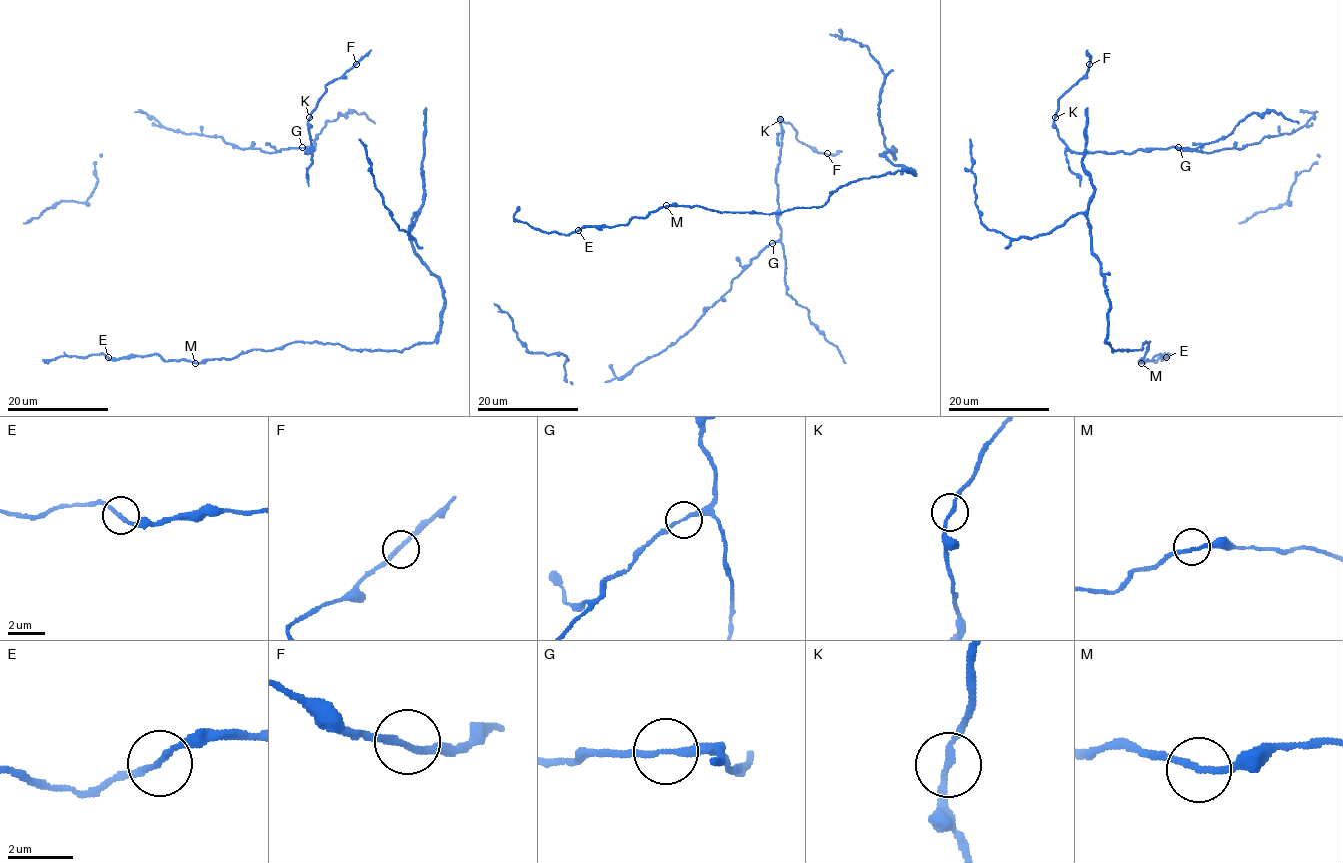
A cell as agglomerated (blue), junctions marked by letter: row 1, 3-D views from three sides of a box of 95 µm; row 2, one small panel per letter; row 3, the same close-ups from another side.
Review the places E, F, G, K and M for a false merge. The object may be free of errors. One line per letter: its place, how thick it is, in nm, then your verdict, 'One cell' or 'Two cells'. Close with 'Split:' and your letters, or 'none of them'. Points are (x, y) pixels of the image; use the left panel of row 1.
E: Place: (108, 357). Thickness 190 nm. One cell
F: Place: (356, 64). Thickness 200 nm. One cell
G: Place: (302, 147). Thickness 180 nm. One cell
K: Place: (309, 117). Thickness 190 nm. One cell
M: Place: (195, 363). Thickness 190 nm. One cell
Split: none of them

